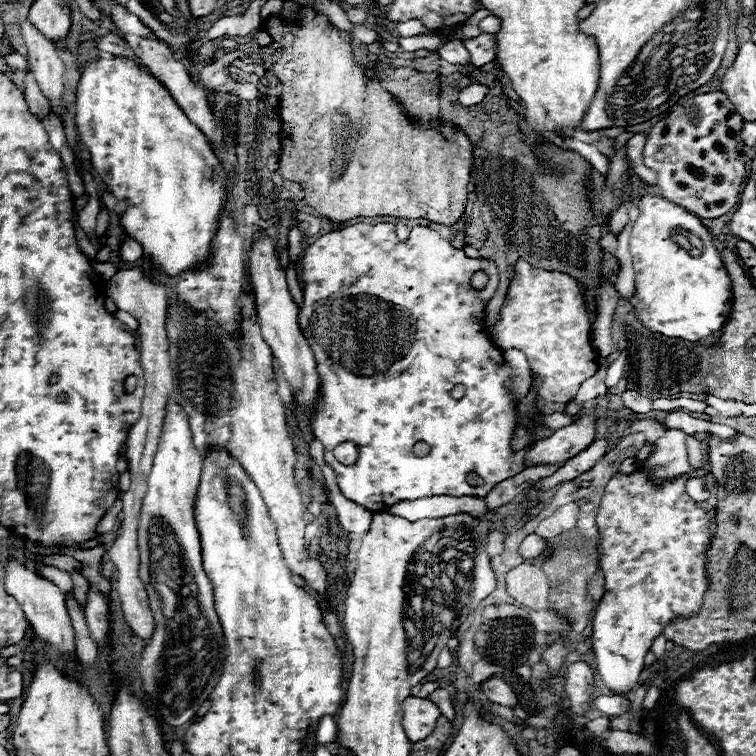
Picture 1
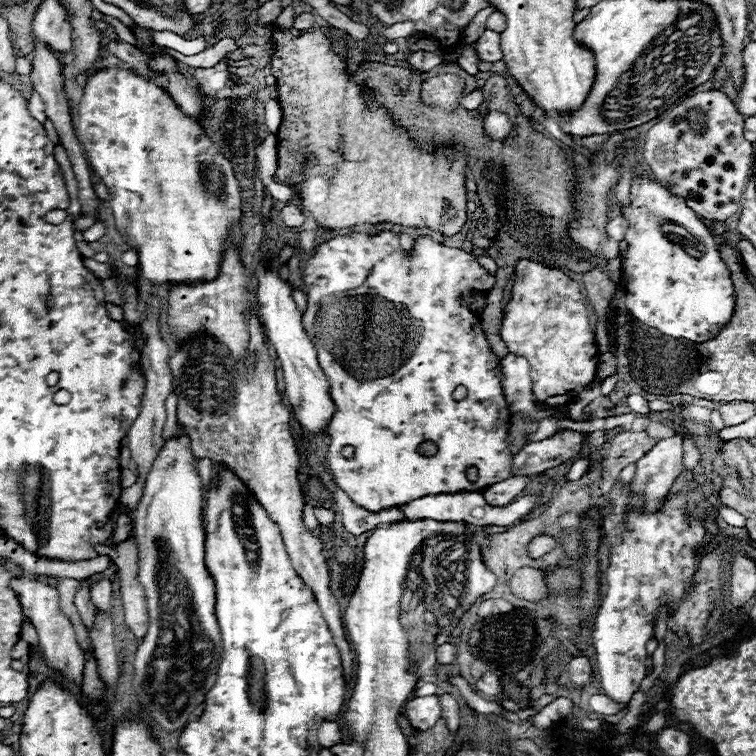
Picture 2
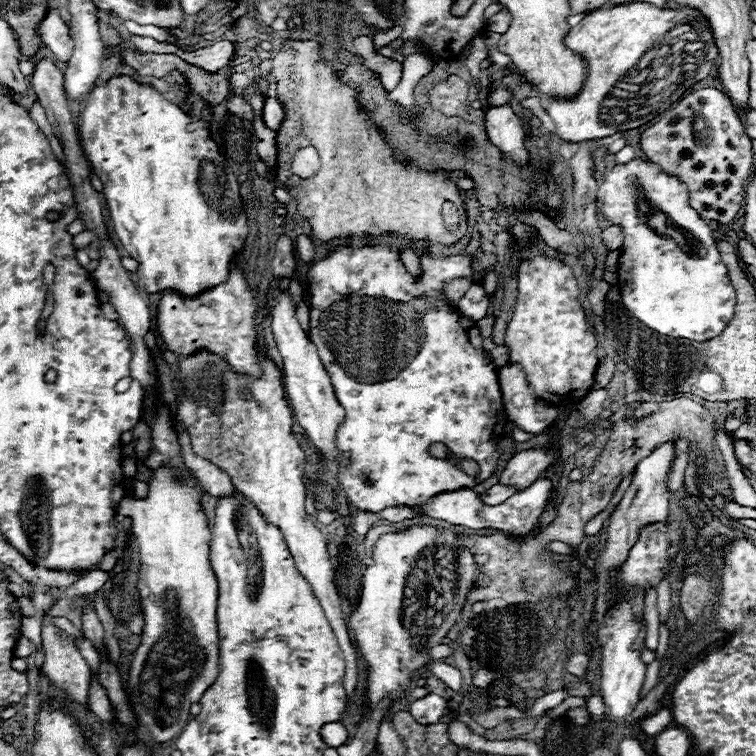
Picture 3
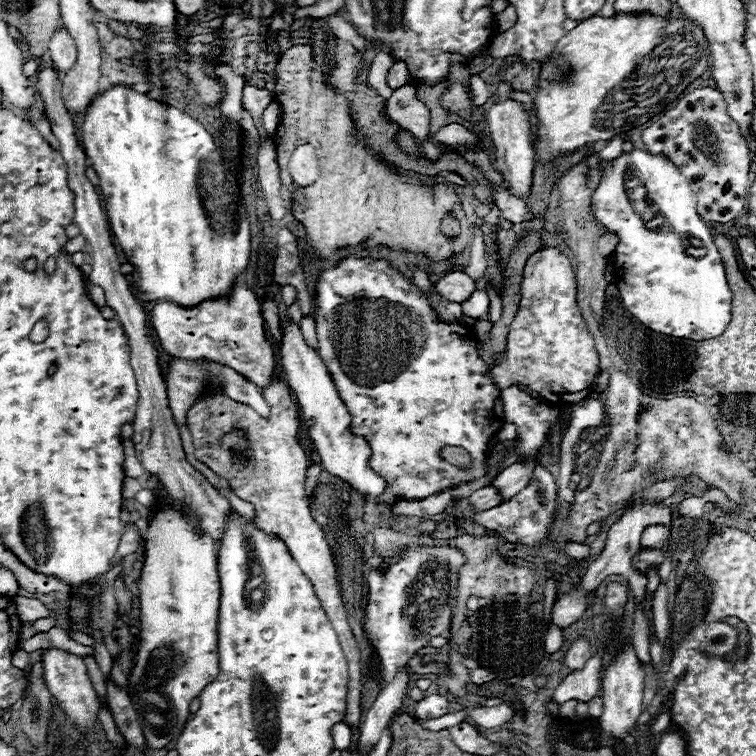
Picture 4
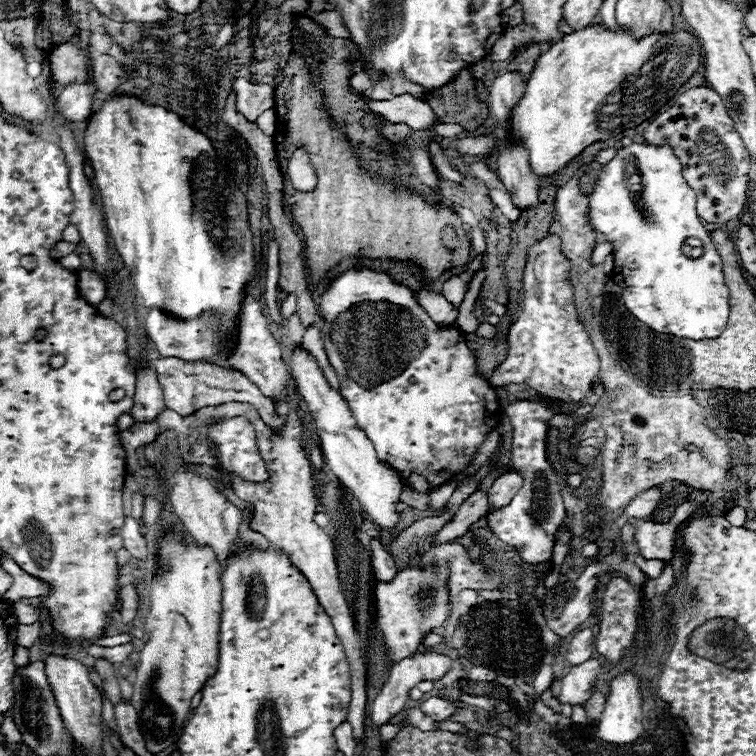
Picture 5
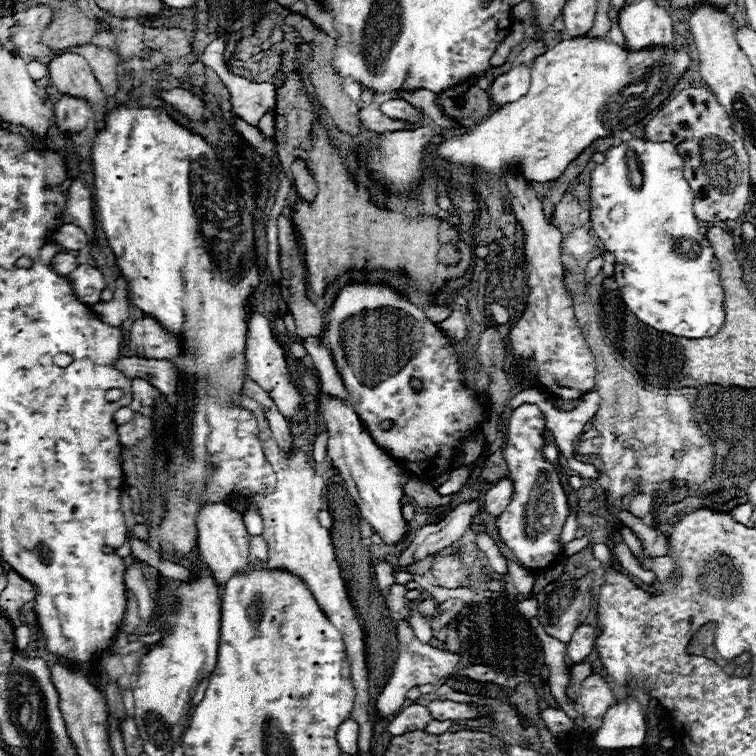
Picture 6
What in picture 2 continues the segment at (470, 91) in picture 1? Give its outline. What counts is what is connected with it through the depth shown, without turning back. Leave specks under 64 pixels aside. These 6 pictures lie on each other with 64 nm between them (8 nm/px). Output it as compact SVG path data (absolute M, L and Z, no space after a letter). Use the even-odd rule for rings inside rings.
M478 88L478 90L474 90L474 92L466 94L466 96L462 96L460 104L462 104L464 108L468 108L468 110L476 110L476 108L482 104L482 90Z

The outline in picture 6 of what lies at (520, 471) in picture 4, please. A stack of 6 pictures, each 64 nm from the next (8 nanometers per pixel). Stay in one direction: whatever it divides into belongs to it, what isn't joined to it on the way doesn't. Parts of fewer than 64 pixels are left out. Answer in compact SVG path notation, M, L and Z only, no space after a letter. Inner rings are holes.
M504 478L486 492L484 510L494 518L498 518L504 512L504 508L510 504L510 500L512 500L512 480Z

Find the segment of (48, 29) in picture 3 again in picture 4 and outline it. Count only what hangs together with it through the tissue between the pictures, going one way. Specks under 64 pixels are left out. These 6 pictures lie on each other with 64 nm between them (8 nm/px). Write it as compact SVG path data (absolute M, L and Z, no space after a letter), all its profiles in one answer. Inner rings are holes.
M66 30L58 32L58 34L52 38L50 56L52 56L54 68L56 68L60 74L66 74L70 68L74 68L74 64L76 64L76 60L78 60L78 50L76 50L76 44L74 44L72 36L70 36Z

